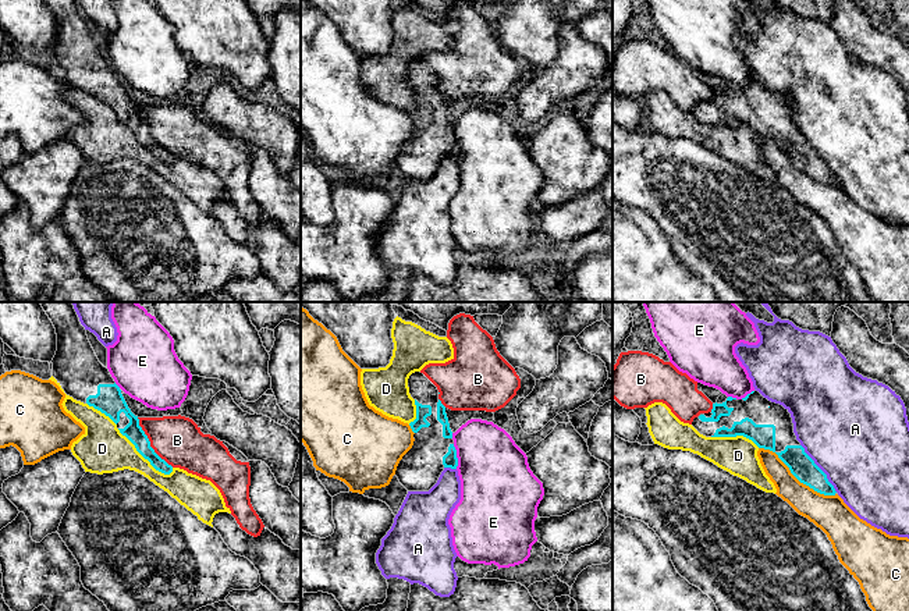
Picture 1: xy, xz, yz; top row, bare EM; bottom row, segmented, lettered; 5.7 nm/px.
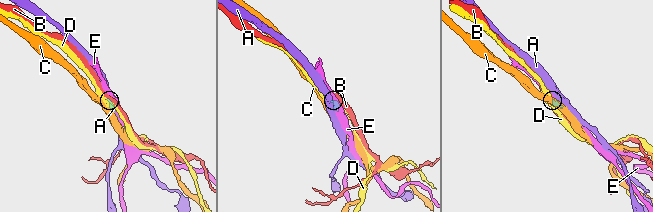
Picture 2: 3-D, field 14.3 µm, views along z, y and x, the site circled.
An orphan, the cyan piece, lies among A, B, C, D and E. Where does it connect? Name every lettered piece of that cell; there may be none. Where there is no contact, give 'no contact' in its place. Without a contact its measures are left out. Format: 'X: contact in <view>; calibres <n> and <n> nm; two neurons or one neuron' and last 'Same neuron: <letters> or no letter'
A: contact in yz; calibres 150 and 500 nm; two neurons
B: contact in xy; calibres 100 and 280 nm; two neurons
C: contact in yz; calibres 150 and 190 nm; two neurons
D: contact in xy; calibres 100 and 280 nm; two neurons
E: contact in xz; calibres 90 and 400 nm; two neurons
Same neuron: no letter

